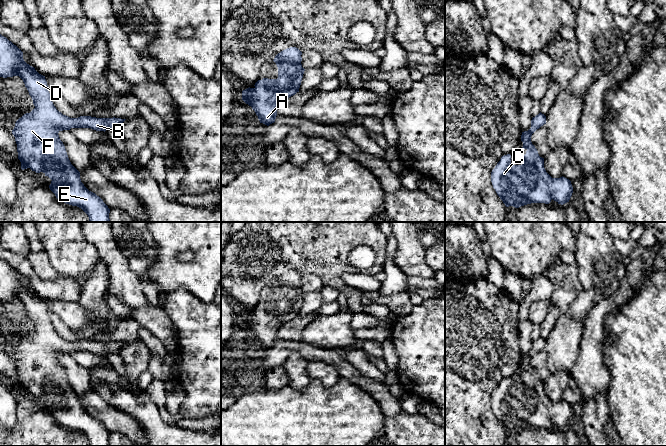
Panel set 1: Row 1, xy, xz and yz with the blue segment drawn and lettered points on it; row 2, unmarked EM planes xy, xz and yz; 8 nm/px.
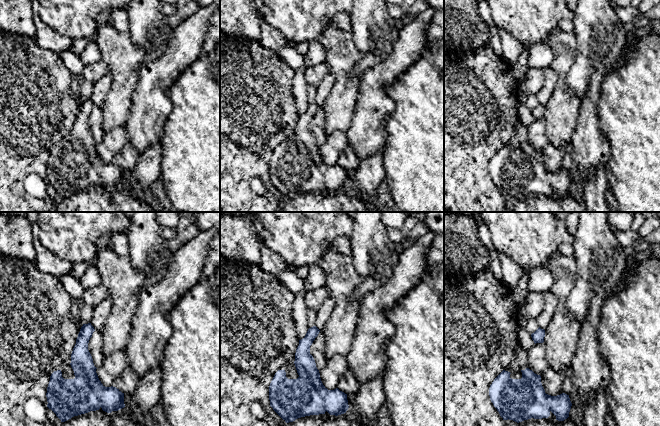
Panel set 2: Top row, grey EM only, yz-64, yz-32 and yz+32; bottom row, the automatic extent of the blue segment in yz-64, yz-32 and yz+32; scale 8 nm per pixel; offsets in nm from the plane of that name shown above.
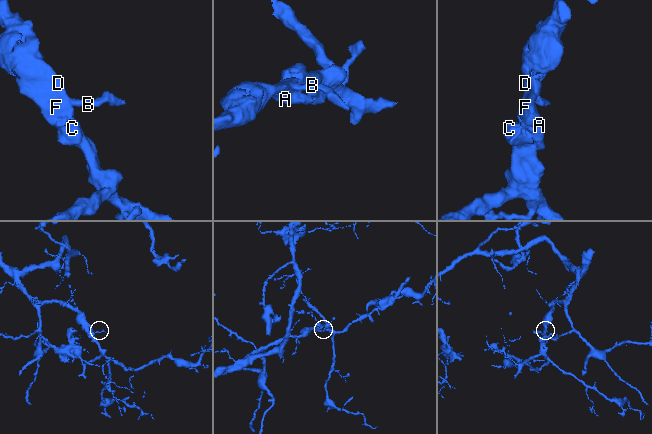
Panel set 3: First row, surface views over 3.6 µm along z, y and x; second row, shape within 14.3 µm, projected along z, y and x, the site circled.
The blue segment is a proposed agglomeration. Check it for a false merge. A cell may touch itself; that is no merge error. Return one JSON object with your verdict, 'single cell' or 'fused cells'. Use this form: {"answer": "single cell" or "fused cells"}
{"answer": "single cell"}

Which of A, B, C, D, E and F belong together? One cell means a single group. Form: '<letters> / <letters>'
A B C D E F

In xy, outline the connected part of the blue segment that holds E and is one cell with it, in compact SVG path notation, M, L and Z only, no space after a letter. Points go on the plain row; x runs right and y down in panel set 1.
M0 258L0 301L13 300L19 300L23 304L35 330L30 337L24 338L16 345L12 354L17 368L21 393L30 392L36 397L43 396L45 400L52 404L49 412L56 422L66 428L81 432L88 439L90 446L110 446L110 433L99 420L89 415L81 406L80 396L71 388L58 357L71 352L91 352L105 356L110 352L118 353L126 343L91 340L70 342L63 339L52 326L45 300L39 298L34 291L27 288L23 283L23 276Z

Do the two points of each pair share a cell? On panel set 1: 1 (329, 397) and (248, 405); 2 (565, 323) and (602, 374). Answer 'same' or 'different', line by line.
1: same
2: different

